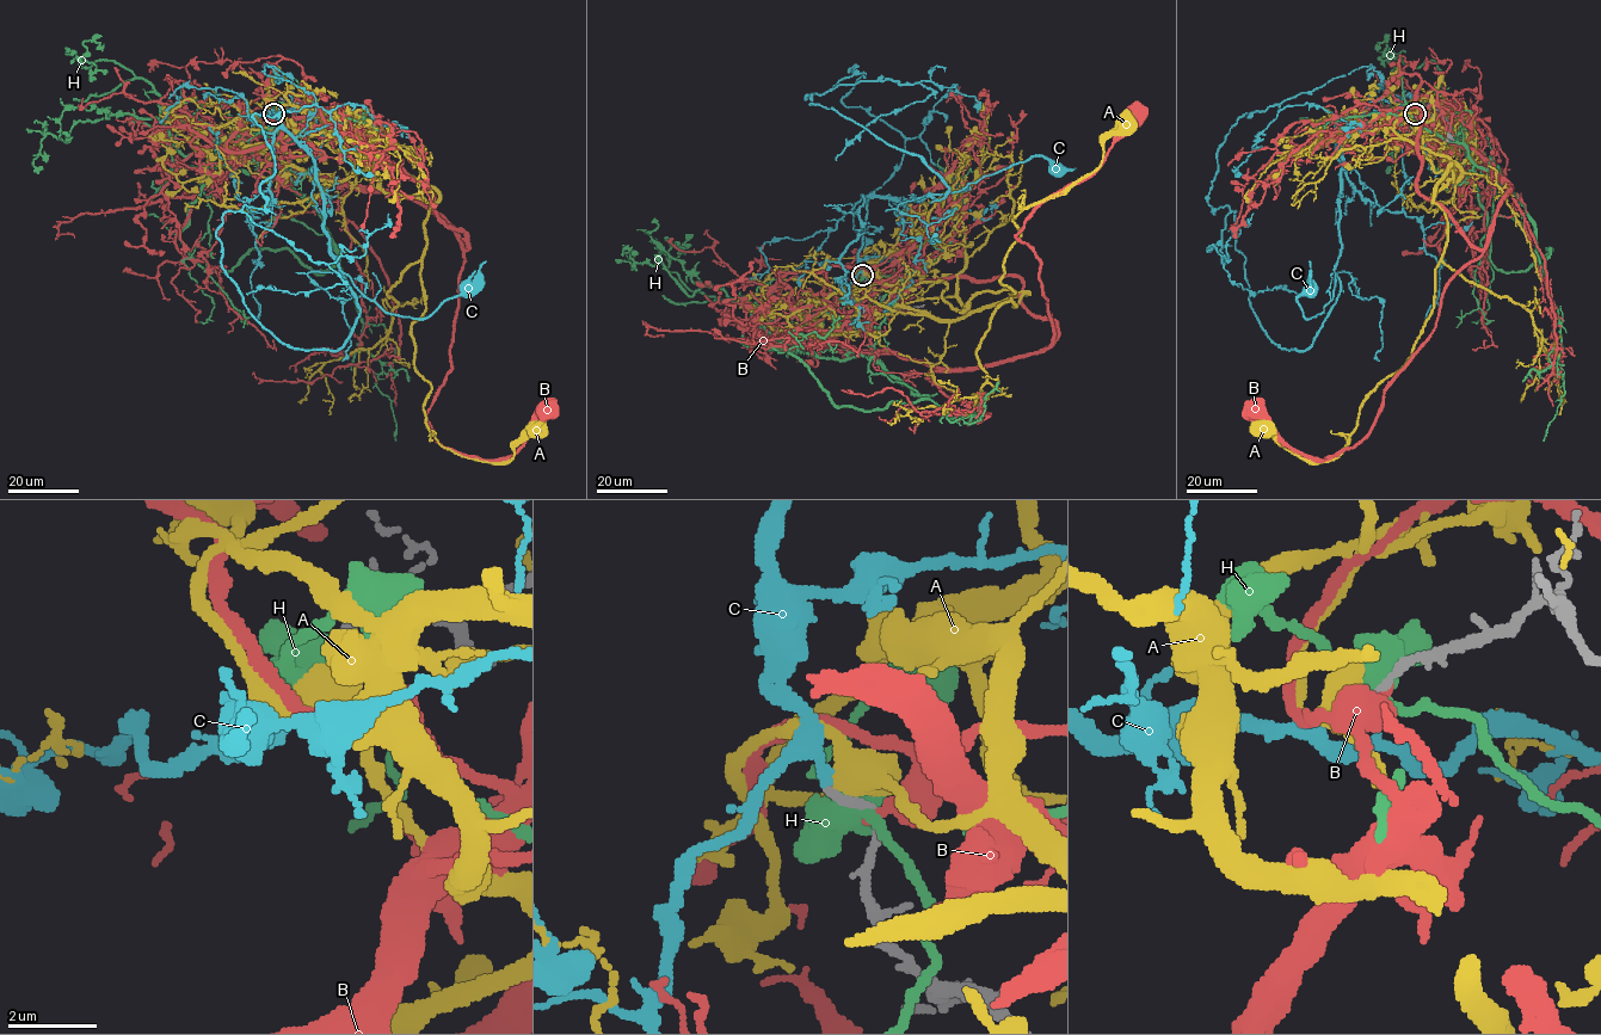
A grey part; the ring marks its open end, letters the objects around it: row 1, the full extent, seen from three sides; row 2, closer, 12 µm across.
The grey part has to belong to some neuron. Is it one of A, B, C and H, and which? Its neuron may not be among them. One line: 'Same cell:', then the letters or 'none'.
Same cell: C

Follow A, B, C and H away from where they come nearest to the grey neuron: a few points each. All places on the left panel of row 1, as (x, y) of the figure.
A: (275, 112), (352, 139), (352, 172), (430, 201), (412, 325), (428, 429), (486, 462), (537, 429)
B: (277, 111), (349, 122), (466, 234), (451, 370), (426, 417), (436, 439), (505, 460), (545, 410)
C: (273, 114), (312, 158), (330, 254), (367, 297), (386, 312), (424, 318), (467, 289)
H: (276, 111), (271, 128), (235, 136), (273, 140), (290, 165), (281, 178), (321, 217), (395, 441)

